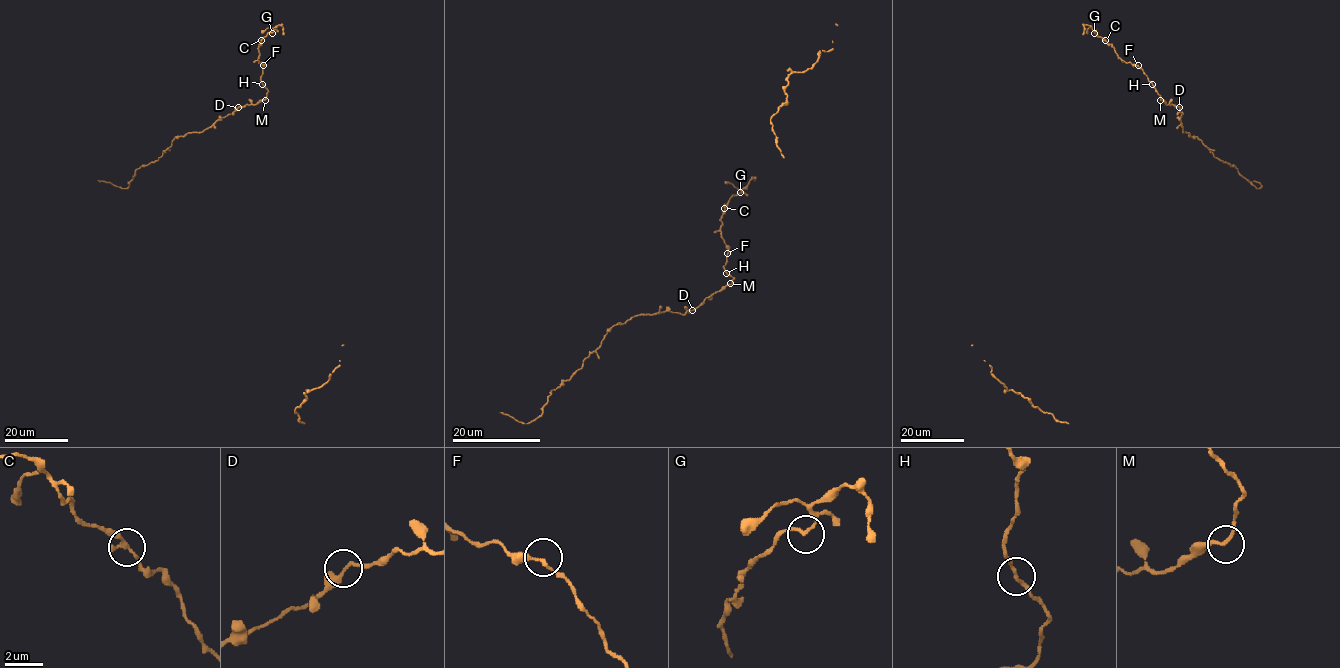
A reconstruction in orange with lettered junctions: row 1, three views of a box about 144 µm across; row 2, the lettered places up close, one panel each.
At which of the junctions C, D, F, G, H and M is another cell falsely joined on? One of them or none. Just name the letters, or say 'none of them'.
none of them

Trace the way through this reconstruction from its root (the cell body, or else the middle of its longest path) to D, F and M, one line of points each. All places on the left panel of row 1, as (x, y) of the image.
D: (214, 124), (238, 107)
F: (214, 124), (239, 107), (255, 105), (266, 98), (267, 89), (260, 80), (263, 65)
M: (214, 124), (239, 107), (265, 100)

